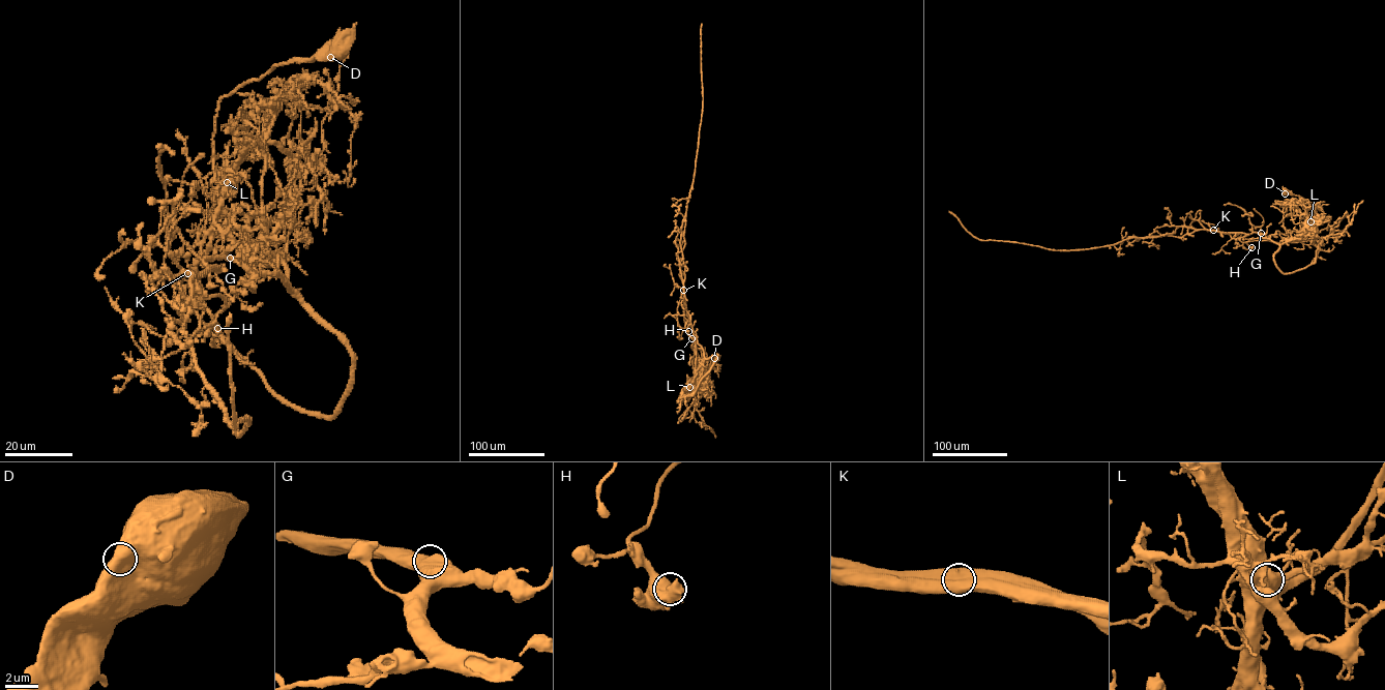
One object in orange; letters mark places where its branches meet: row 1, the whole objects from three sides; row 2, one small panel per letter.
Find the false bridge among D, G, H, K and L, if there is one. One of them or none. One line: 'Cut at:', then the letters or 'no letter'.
Cut at: K

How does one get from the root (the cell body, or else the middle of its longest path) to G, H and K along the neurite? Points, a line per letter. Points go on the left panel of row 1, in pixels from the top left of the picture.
G: (344, 41), (276, 64), (222, 98), (215, 221), (258, 263), (280, 259), (291, 291), (230, 258)
H: (344, 41), (219, 101), (215, 221), (292, 290), (206, 259), (190, 291), (223, 297), (217, 328)
K: (344, 41), (246, 82), (215, 117), (215, 221), (258, 263), (280, 259), (291, 291), (224, 258), (187, 273)

